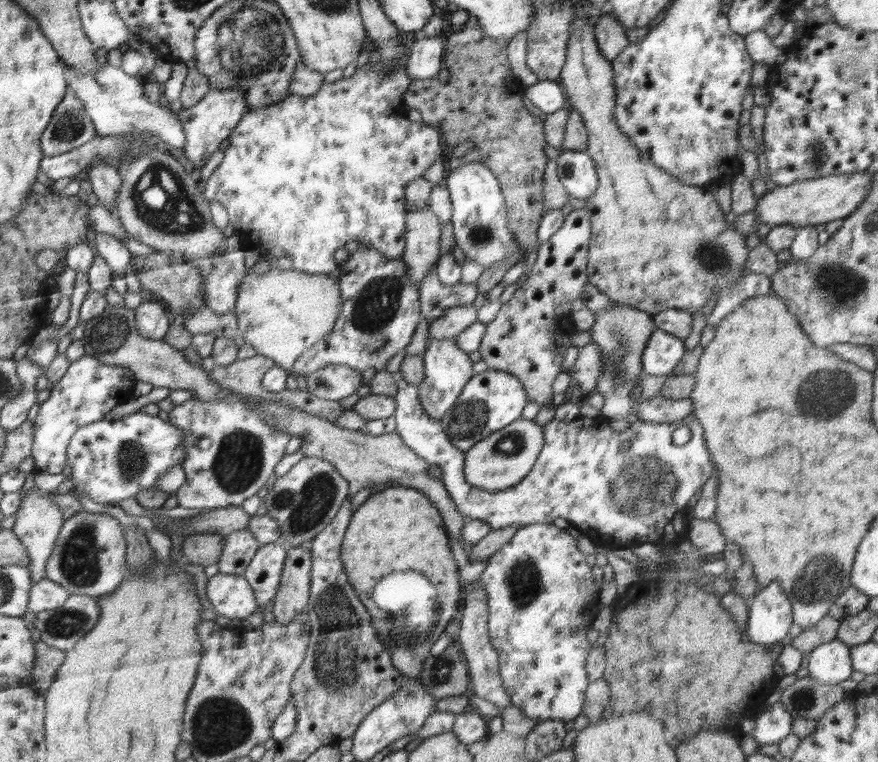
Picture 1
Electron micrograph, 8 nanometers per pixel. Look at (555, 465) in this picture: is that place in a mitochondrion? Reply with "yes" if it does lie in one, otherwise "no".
no

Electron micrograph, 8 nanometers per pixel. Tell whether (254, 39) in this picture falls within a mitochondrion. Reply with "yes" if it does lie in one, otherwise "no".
yes

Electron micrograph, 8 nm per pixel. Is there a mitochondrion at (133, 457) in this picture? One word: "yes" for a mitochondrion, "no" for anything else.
yes

